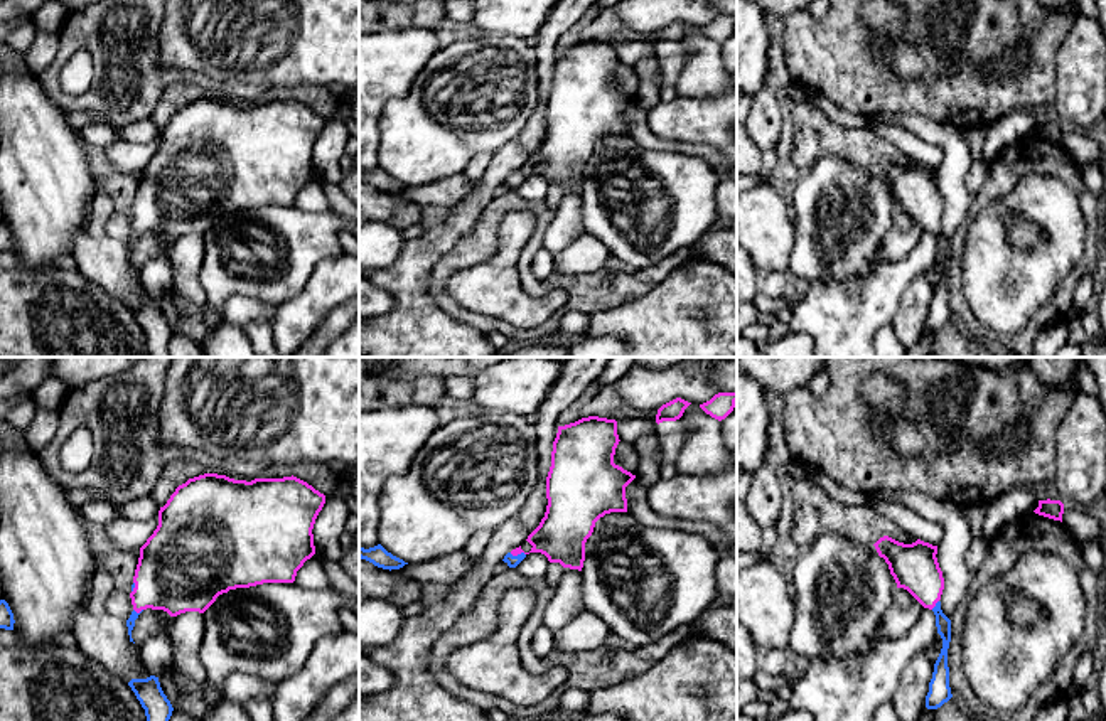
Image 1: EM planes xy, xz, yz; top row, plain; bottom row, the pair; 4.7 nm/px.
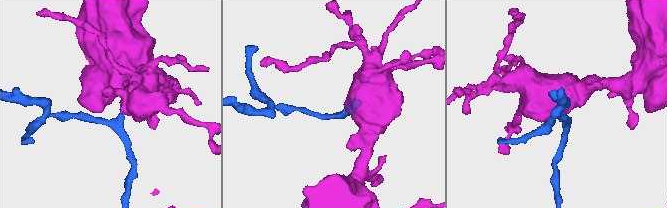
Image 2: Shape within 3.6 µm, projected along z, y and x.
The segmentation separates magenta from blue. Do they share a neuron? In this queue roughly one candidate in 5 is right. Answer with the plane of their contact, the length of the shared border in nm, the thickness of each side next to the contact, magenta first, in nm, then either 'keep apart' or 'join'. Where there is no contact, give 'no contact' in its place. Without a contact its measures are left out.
xz | 80 nm | 240/60 nm | join

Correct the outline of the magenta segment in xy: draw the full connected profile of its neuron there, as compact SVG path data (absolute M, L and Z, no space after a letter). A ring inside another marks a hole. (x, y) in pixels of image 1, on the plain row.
M204 96L204 98L189 101L185 106L179 108L175 115L170 118L170 121L167 123L167 126L160 130L158 133L157 152L147 162L147 165L140 170L140 180L138 180L138 187L133 199L132 216L130 216L133 234L130 241L126 243L130 264L133 264L132 253L135 249L135 243L147 231L164 232L170 239L177 239L185 234L204 236L216 224L219 217L228 216L229 212L250 211L250 209L256 209L263 206L293 206L297 194L303 189L307 182L310 182L315 177L312 152L324 126L325 126L324 116L320 116L312 108L309 108L307 104L293 98L283 99L283 101L255 101L251 104L246 104L246 103L234 103L226 98Z

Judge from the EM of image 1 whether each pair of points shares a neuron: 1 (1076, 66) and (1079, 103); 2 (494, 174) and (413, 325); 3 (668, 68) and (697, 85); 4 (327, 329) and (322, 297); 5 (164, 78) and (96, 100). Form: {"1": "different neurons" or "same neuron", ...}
{"1": "same neuron", "2": "same neuron", "3": "different neurons", "4": "different neurons", "5": "same neuron"}

